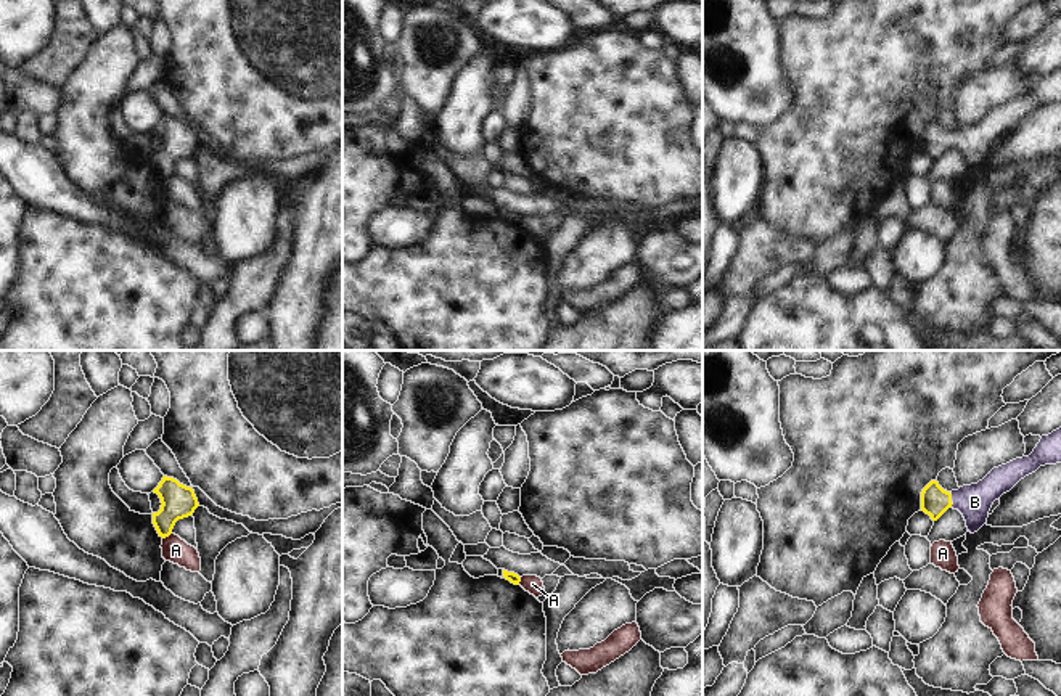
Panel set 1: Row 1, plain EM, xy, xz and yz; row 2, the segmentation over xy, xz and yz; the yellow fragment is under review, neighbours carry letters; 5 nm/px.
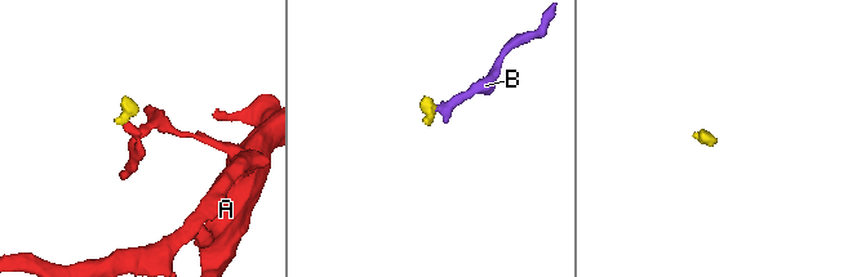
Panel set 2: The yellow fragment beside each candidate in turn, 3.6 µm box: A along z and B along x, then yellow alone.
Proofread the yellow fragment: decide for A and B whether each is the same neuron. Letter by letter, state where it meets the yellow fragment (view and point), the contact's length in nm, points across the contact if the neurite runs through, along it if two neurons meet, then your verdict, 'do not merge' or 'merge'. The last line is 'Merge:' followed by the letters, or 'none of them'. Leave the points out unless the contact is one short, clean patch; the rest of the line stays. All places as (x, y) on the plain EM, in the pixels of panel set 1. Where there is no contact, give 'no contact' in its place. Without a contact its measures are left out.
A: xy (166, 176) | 60 nm | along xy (171, 172), (163, 179) | do not merge
B: yz (950, 140) | 80 nm | across yz (934, 140), (950, 140), (974, 142) | merge
Merge: B

